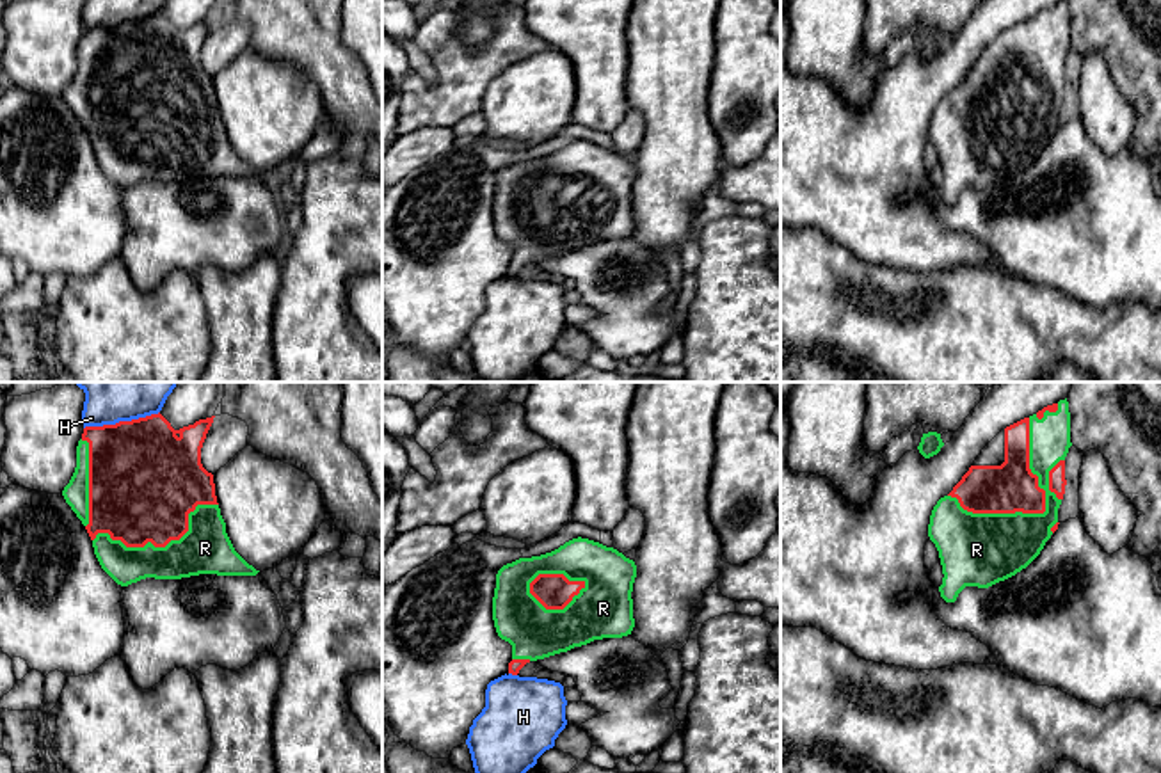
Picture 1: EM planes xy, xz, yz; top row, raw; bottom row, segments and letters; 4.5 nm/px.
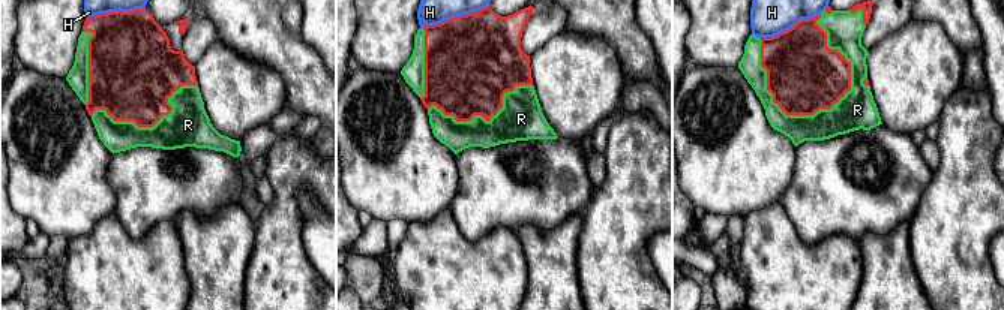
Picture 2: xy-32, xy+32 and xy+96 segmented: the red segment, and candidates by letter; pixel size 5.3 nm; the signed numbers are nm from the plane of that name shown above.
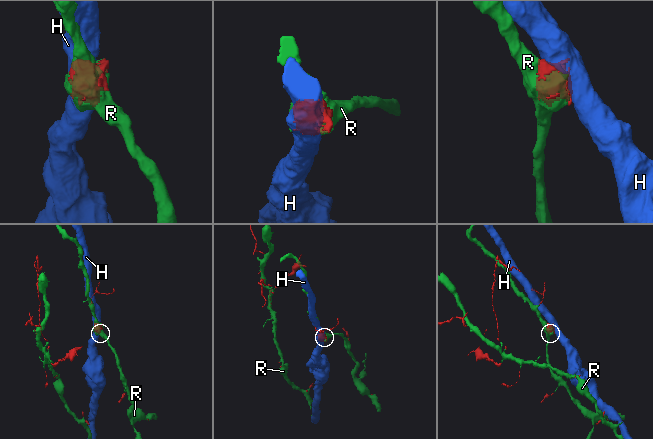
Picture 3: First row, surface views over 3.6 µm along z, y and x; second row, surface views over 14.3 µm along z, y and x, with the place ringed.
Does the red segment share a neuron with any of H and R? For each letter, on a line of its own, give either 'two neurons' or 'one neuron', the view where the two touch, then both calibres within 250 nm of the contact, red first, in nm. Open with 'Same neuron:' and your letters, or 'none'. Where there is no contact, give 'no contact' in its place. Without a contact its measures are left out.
Same neuron: R
H: two neurons; contact in xy; calibres 480 and 130 nm
R: one neuron; contact in yz; calibres 220 and 320 nm

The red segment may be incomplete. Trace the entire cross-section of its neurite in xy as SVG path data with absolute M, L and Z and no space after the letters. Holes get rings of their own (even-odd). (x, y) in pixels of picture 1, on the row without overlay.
M158 14L116 27L85 28L76 48L76 69L62 98L85 128L101 171L121 188L146 179L181 181L199 176L256 178L233 149L215 98L213 76L201 66L201 50L213 20L174 32Z

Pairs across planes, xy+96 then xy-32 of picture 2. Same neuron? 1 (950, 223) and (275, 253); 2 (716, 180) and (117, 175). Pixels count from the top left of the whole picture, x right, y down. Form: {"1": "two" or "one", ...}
{"1": "one", "2": "two"}

